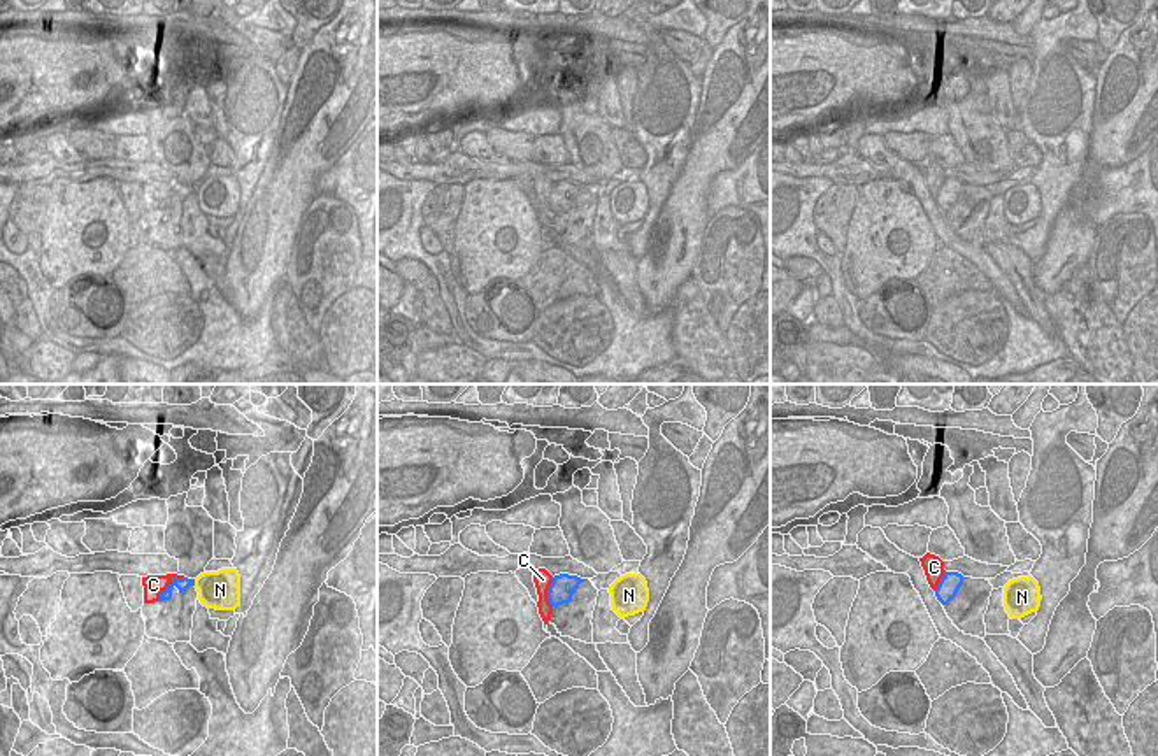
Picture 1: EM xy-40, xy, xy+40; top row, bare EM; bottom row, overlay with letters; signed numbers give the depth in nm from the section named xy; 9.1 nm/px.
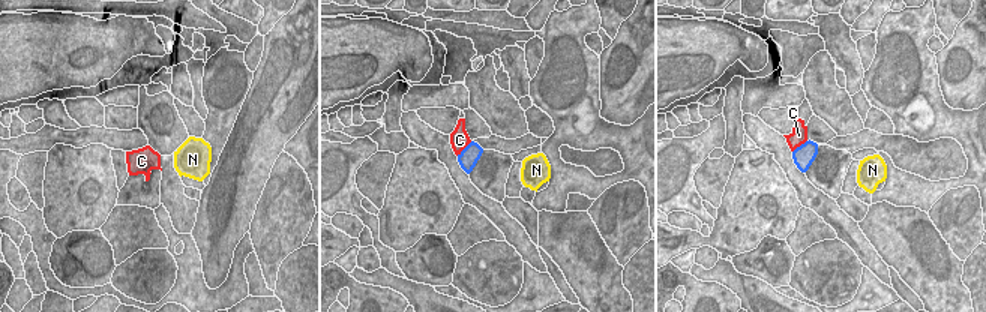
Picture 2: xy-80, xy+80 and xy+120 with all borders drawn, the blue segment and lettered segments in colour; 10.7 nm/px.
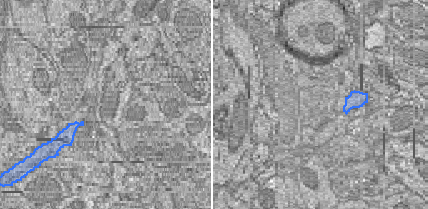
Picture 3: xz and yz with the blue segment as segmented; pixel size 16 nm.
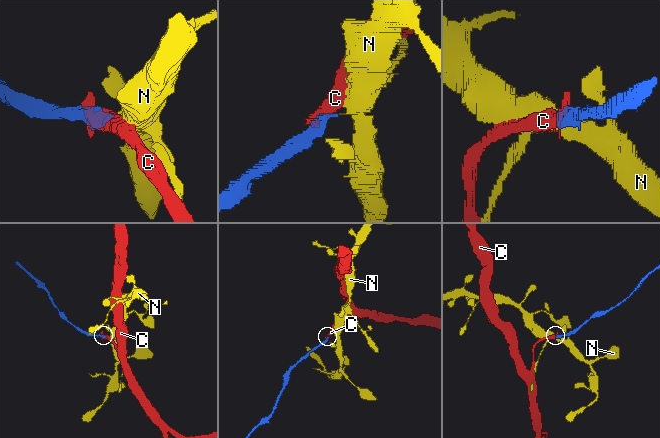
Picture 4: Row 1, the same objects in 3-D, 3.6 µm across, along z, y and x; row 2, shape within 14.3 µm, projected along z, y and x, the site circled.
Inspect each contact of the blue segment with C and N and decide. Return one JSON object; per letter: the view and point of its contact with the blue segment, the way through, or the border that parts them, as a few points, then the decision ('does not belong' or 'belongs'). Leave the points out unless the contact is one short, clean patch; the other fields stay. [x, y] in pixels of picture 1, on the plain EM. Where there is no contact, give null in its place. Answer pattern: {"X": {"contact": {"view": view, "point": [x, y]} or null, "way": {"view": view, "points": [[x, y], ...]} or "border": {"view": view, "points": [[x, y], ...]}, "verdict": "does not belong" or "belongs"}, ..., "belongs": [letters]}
{"C": {"contact": {"view": "xy-40", "point": [171, 192]}, "verdict": "belongs"}, "N": {"contact": {"view": "xy-40", "point": [193, 190]}, "border": {"view": "xy-40", "points": [[193, 186], [195, 192]]}, "verdict": "does not belong"}, "belongs": ["C"]}

